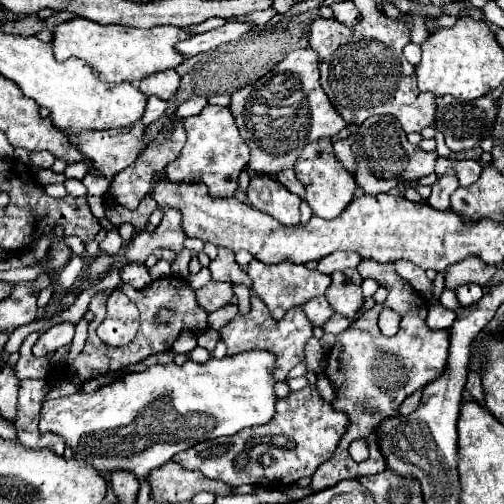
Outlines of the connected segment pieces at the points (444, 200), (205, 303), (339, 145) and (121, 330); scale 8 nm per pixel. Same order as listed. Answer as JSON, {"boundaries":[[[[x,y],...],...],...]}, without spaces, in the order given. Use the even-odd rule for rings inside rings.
{"boundaries":[[[[447,170],[431,188],[433,188],[433,192],[431,192],[431,198],[427,200],[427,204],[437,210],[447,210],[451,194],[459,188],[457,174],[453,170]]],[[[207,282],[203,288],[195,292],[199,306],[203,306],[207,312],[213,312],[221,306],[225,306],[233,296],[233,286],[229,282]]],[[[335,142],[335,154],[339,158],[339,162],[343,162],[343,166],[353,172],[355,170],[355,158],[353,158],[353,152],[351,152],[351,142]]],[[[115,290],[107,302],[107,316],[97,328],[99,338],[107,346],[125,346],[135,338],[139,328],[139,310],[137,306],[121,292]]]]}

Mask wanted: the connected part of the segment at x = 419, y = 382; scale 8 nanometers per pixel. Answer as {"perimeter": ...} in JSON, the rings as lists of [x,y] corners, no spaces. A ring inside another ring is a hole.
{"perimeter":[[[361,260],[357,266],[357,272],[363,278],[373,278],[379,286],[387,288],[387,300],[379,306],[373,306],[371,310],[365,310],[359,318],[351,322],[351,326],[337,336],[335,346],[329,350],[327,356],[327,368],[325,374],[335,388],[335,400],[331,402],[335,410],[341,410],[349,416],[351,424],[345,432],[345,438],[339,442],[333,458],[329,462],[323,462],[317,472],[313,474],[311,488],[313,490],[325,490],[333,484],[345,480],[345,478],[357,478],[361,474],[377,474],[383,472],[385,458],[379,454],[379,442],[375,428],[387,420],[399,416],[401,402],[413,394],[415,390],[423,390],[433,378],[441,376],[445,362],[447,362],[447,346],[449,346],[449,332],[447,330],[431,330],[425,324],[427,318],[427,300],[419,296],[413,286],[403,280],[393,264],[381,264],[375,260]],[[383,308],[391,308],[401,316],[399,332],[391,338],[383,336],[377,318]],[[355,438],[367,438],[371,446],[371,454],[365,462],[355,462],[347,448]]]}

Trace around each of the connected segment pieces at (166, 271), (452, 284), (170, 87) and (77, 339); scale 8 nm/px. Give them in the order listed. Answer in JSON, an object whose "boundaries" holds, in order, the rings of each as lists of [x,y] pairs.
{"boundaries":[[[[159,260],[155,266],[150,268],[150,275],[153,281],[166,276],[170,277],[172,275],[171,264],[165,260]]],[[[471,256],[471,258],[465,258],[465,260],[447,268],[445,286],[451,290],[455,290],[461,284],[469,284],[469,282],[475,282],[479,286],[487,286],[495,272],[497,272],[495,266],[489,266],[489,264],[481,262],[481,258]]],[[[163,70],[163,72],[155,72],[147,78],[143,78],[141,82],[137,82],[137,88],[145,94],[145,96],[157,96],[161,100],[169,100],[175,96],[177,88],[179,88],[179,74],[175,70]]],[[[84,317],[81,318],[79,323],[76,325],[75,335],[70,345],[70,352],[66,363],[68,367],[84,348],[86,339],[88,337],[88,325],[89,322],[87,322]]]]}

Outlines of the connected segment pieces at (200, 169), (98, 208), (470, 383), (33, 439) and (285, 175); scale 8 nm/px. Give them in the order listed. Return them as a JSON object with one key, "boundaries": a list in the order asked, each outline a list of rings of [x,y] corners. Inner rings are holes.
{"boundaries":[[[[205,106],[197,116],[183,120],[187,142],[175,162],[165,168],[165,178],[171,182],[203,182],[215,198],[229,198],[237,190],[241,170],[249,162],[249,146],[239,136],[235,116],[223,106]]],[[[139,120],[133,126],[125,126],[125,128],[113,128],[113,130],[89,130],[89,132],[77,132],[71,134],[71,142],[77,144],[81,148],[81,152],[93,160],[96,172],[88,172],[83,178],[82,183],[87,189],[87,201],[93,215],[101,220],[105,218],[105,207],[103,205],[102,196],[108,190],[115,174],[119,174],[121,170],[125,170],[133,160],[137,160],[137,156],[155,140],[155,136],[147,138],[147,126]]],[[[470,371],[467,377],[465,390],[473,396],[475,401],[485,406],[481,377],[476,371]]],[[[56,378],[51,382],[43,380],[25,380],[19,386],[19,398],[17,398],[17,416],[13,420],[17,428],[17,438],[27,448],[49,448],[57,454],[65,452],[65,442],[61,436],[51,432],[41,432],[37,428],[39,424],[39,410],[45,402],[45,394],[53,388]]],[[[285,168],[285,170],[281,170],[281,172],[277,172],[275,174],[275,180],[277,182],[281,182],[289,192],[293,192],[293,194],[297,194],[299,198],[303,198],[303,194],[305,194],[305,190],[301,188],[301,182],[295,178],[295,172],[293,172],[293,168]]]]}

